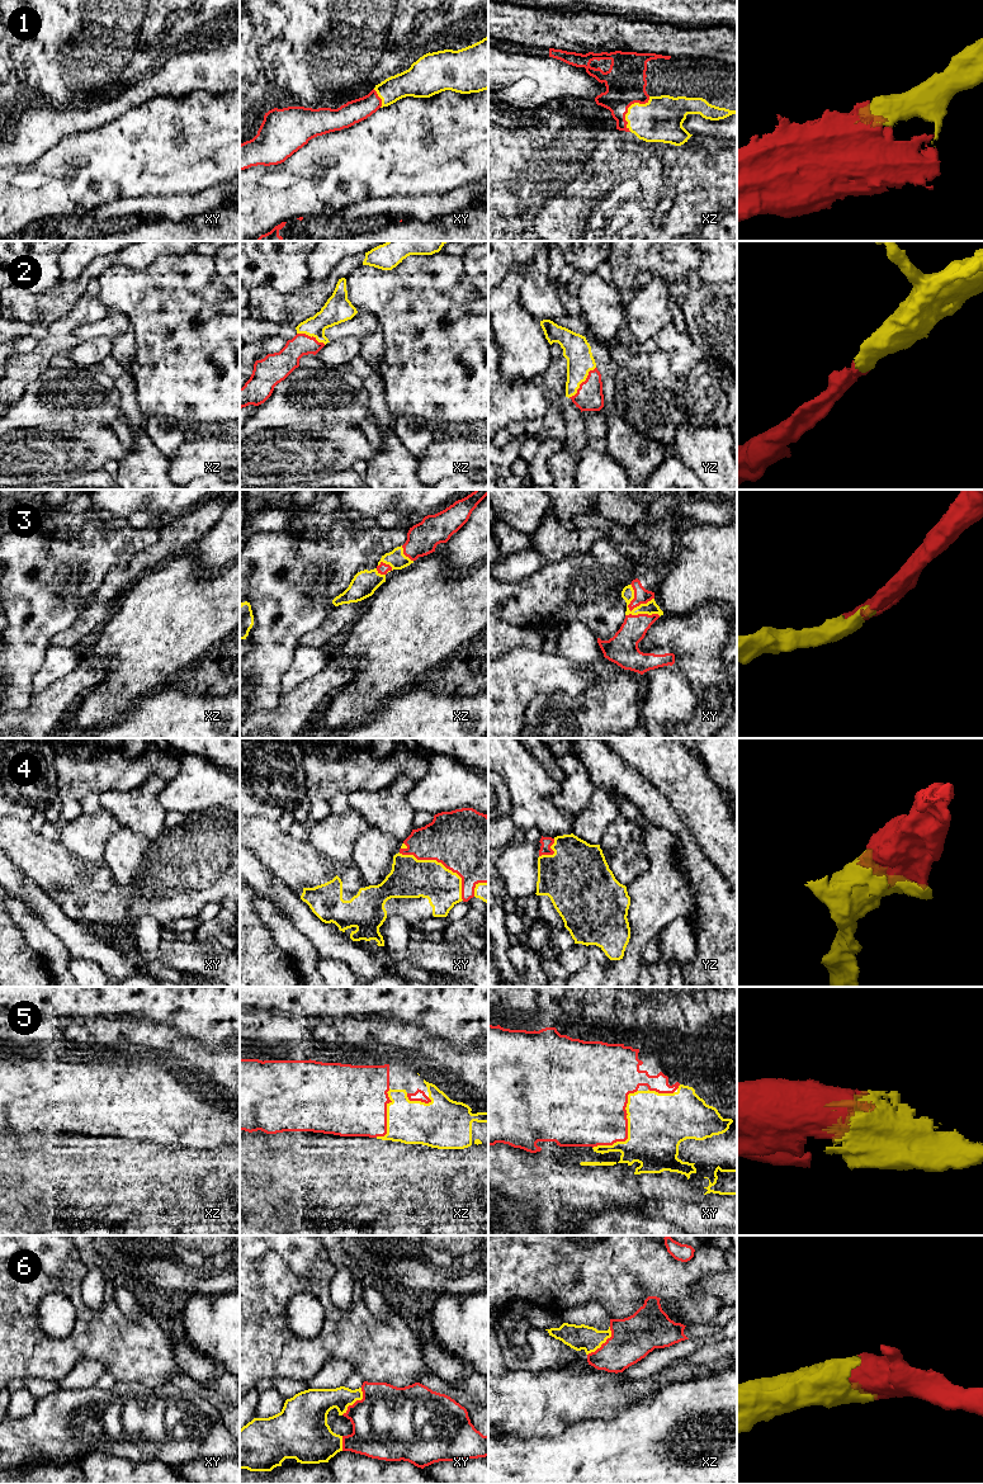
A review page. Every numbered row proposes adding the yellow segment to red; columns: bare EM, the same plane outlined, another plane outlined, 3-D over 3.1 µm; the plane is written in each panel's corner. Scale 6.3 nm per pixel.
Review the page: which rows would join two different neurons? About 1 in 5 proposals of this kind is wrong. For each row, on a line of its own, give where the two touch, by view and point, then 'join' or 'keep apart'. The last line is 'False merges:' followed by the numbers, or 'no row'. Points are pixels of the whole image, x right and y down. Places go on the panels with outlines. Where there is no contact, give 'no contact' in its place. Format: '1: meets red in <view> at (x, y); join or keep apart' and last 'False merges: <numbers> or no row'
1: meets red in xz at (628, 107); join
2: meets red in yz at (581, 383); join
3: meets red in xy at (631, 614); join
4: meets red in xy at (440, 861); join
5: meets red in xy at (627, 1129); join
6: meets red in xz at (603, 1343); join
False merges: no row

